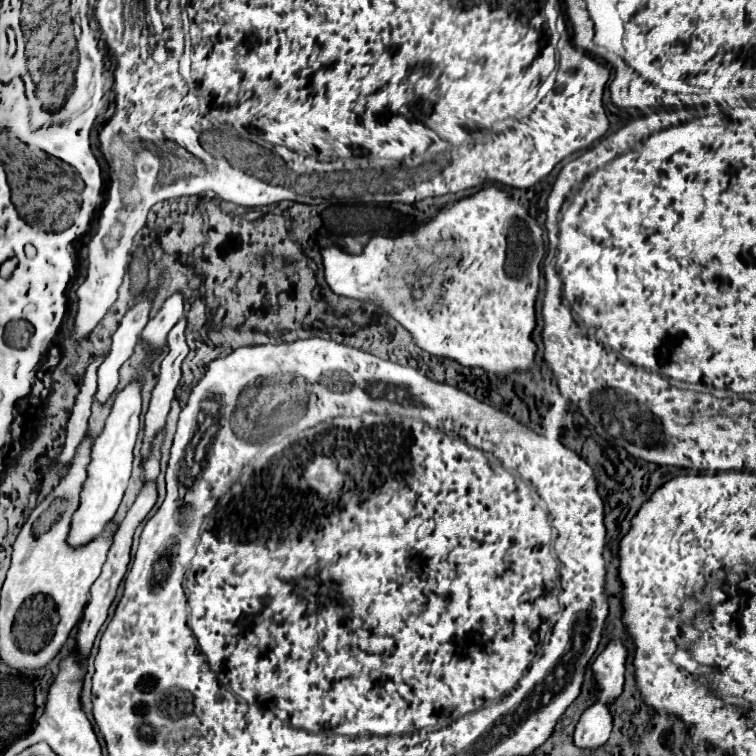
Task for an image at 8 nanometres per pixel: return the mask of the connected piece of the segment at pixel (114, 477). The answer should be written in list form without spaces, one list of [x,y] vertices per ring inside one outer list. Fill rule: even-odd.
[[[132,382],[122,392],[116,394],[106,426],[92,446],[90,464],[86,466],[86,480],[80,490],[80,504],[72,514],[70,532],[68,532],[68,544],[72,548],[82,548],[88,542],[96,540],[120,506],[120,500],[130,480],[132,458],[134,458],[132,450],[140,430],[140,408],[142,408],[140,388],[142,388],[140,382]]]

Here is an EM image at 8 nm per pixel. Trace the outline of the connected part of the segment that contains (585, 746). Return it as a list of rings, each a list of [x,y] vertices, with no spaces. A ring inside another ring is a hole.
[[[592,704],[576,724],[574,744],[582,750],[596,750],[608,742],[612,732],[612,716],[606,704]]]

